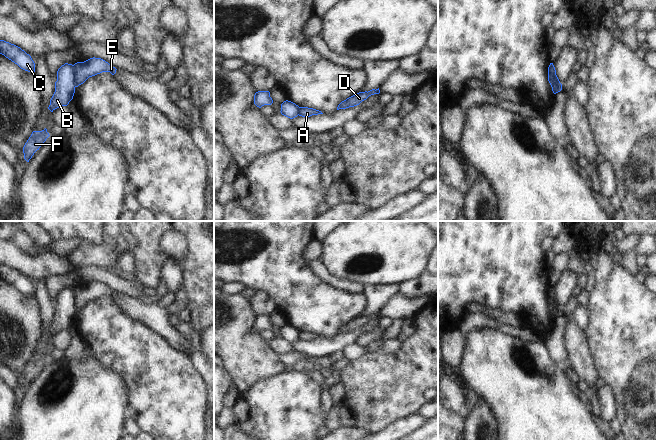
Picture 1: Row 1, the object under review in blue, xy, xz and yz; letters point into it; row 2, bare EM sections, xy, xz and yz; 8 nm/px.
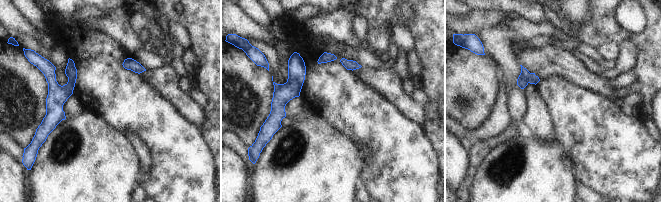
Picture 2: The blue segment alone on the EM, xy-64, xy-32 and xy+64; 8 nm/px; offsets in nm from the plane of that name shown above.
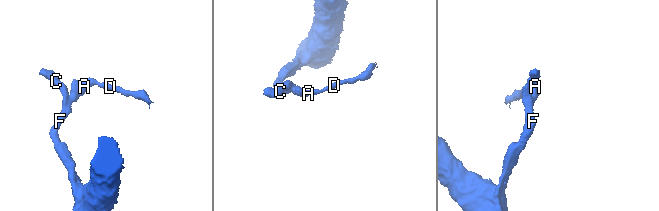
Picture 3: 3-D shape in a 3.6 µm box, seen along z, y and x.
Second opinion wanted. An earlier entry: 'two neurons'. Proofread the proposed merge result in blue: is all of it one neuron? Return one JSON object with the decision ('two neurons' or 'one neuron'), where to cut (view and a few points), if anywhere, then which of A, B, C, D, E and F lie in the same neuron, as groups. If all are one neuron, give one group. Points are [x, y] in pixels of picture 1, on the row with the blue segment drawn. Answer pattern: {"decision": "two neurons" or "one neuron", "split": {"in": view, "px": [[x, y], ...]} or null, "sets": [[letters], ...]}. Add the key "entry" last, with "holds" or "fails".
{"decision": "two neurons", "split": {"in": "xy", "px": [[72, 65], [73, 83], [75, 86]]}, "sets": [["A", "D", "E"], ["B", "C", "F"]], "entry": "holds"}

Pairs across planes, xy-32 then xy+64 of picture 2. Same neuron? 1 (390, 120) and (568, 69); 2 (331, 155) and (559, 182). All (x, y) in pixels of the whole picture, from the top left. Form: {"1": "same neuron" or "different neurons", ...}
{"1": "different neurons", "2": "same neuron"}

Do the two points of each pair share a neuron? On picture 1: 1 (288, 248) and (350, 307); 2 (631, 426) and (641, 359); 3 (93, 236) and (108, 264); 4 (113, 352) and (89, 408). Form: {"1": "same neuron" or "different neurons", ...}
{"1": "same neuron", "2": "same neuron", "3": "different neurons", "4": "different neurons"}

